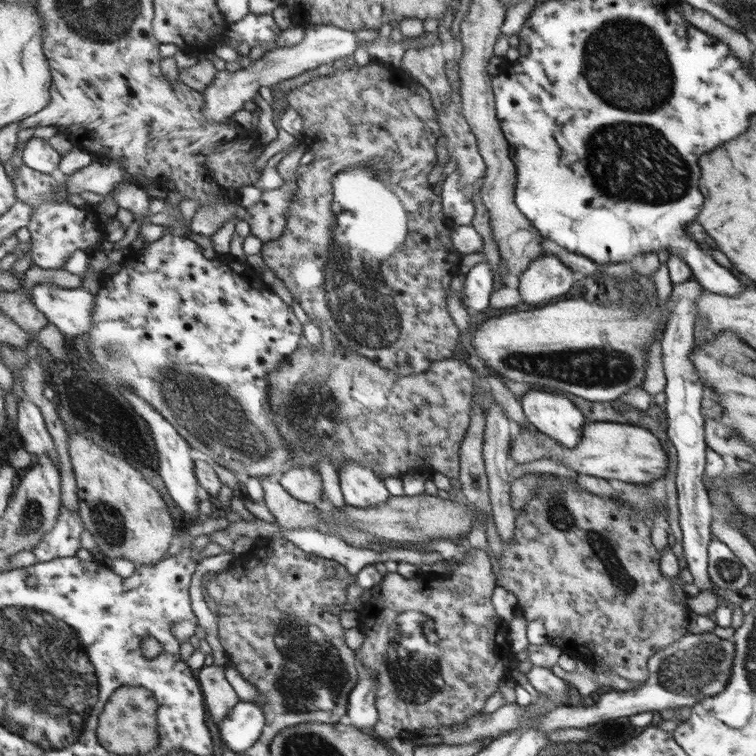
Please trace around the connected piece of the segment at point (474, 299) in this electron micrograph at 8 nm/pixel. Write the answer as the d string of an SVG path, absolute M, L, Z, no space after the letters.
M487 262L476 264L466 274L464 282L464 304L475 313L490 305L494 282L492 267Z

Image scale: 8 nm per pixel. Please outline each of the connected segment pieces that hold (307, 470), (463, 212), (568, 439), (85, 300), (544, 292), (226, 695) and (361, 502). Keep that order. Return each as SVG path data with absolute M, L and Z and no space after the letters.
M292 466L284 475L280 476L279 482L282 488L296 500L314 504L322 499L323 480L316 468Z
M452 172L447 176L441 193L445 201L445 212L452 216L455 225L471 226L475 214L473 202L459 190L458 173Z
M533 387L521 398L521 404L530 424L564 448L576 448L581 442L588 420L568 398Z
M44 282L32 288L32 297L36 306L47 314L50 322L60 326L71 342L80 335L88 340L96 319L96 295L83 287L68 289L54 282Z
M545 254L540 258L534 258L530 266L522 272L522 276L513 281L518 286L518 291L522 295L522 302L528 304L540 304L546 302L548 298L562 296L572 290L574 282L580 278L570 267L564 265L560 259L552 254Z
M210 665L199 670L198 680L202 684L202 694L214 722L220 726L225 715L241 701L225 676L225 666Z
M345 460L337 464L337 473L341 484L341 491L346 505L355 507L374 507L390 500L392 494L385 484L385 479L379 477L370 467L358 461Z

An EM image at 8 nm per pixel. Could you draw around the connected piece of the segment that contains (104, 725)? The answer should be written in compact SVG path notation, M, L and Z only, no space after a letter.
M128 686L117 688L110 695L110 703L101 715L98 736L102 744L110 752L119 755L141 755L158 745L158 721L156 717L157 703L148 688L142 686Z

